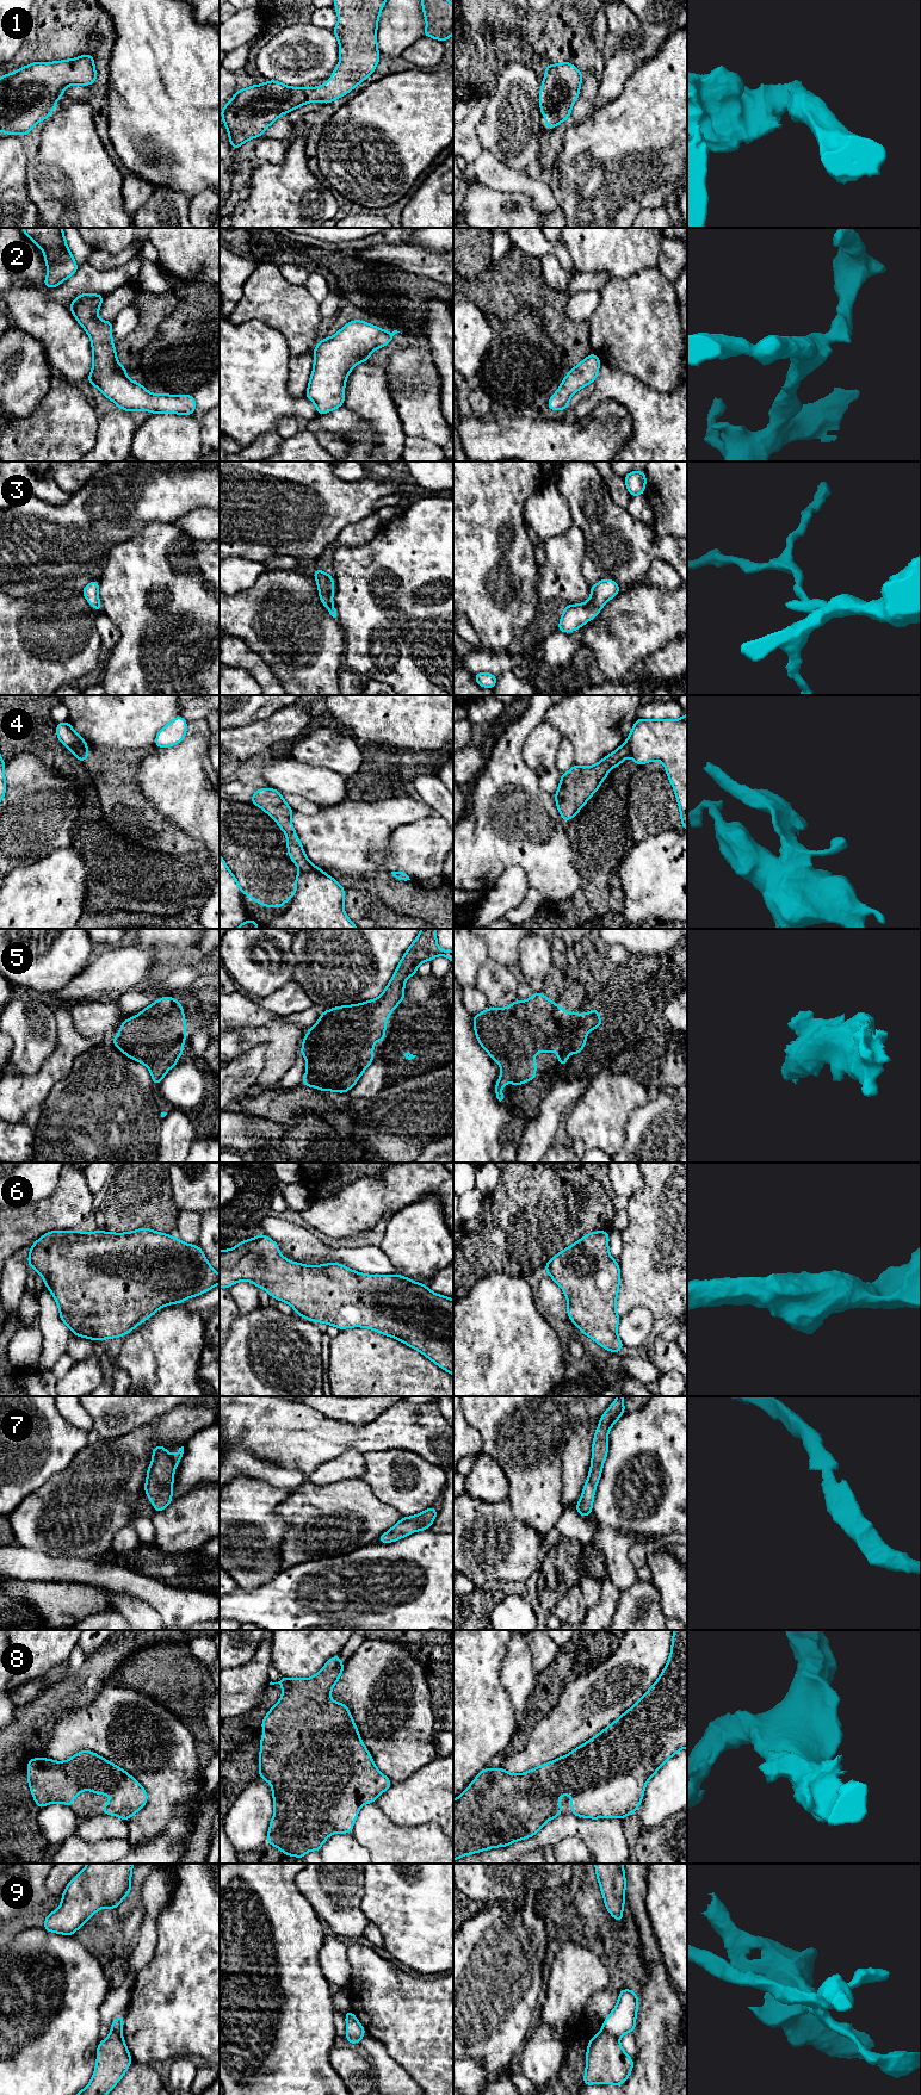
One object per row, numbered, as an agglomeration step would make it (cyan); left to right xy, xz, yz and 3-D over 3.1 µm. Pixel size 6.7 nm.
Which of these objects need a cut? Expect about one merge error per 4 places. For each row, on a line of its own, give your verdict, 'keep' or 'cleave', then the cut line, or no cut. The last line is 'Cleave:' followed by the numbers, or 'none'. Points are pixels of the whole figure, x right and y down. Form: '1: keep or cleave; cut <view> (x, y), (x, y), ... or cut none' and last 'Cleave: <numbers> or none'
1: keep; cut none
2: keep; cut none
3: keep; cut none
4: cleave; cut xz (302, 871), (317, 871), (322, 873)
5: keep; cut none
6: keep; cut none
7: keep; cut none
8: keep; cut none
9: cleave; cut yz (603, 2028), (617, 2038)
Cleave: 4, 9

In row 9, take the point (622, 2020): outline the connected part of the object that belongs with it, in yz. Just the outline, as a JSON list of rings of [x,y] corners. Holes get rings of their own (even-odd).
[[[622,1989],[618,2003],[605,2019],[602,2029],[619,2038],[631,2033],[636,2028],[636,2014],[638,2010],[638,1995],[630,1989]]]

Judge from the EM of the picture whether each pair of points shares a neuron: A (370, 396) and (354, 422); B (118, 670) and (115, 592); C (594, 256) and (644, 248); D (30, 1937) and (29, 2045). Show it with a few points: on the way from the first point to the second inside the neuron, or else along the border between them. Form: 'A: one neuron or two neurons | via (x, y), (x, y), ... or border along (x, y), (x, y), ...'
A: two neurons | border along (342, 406), (366, 420), (377, 435)
B: one neuron | via (129, 651), (129, 611)
C: one neuron | via (606, 248), (632, 248)
D: one neuron | via (26, 1964), (24, 1971), (24, 2018)

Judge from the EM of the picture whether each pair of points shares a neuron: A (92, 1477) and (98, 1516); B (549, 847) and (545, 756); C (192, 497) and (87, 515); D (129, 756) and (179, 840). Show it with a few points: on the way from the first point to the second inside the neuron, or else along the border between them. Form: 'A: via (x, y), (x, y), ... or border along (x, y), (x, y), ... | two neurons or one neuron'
A: via (93, 1487), (93, 1506) | one neuron
B: border along (523, 750), (523, 760), (538, 775) | two neurons
C: via (166, 497), (122, 497), (113, 506) | one neuron
D: via (128, 779), (128, 797), (156, 825) | one neuron

